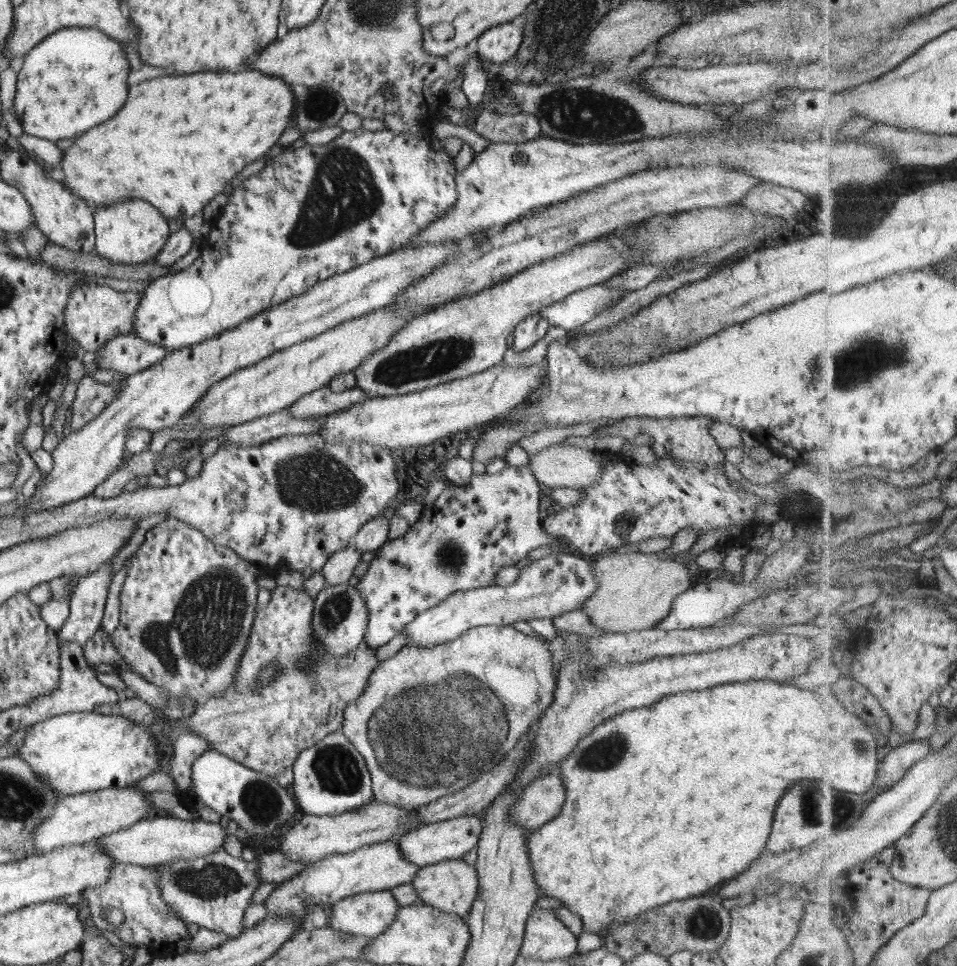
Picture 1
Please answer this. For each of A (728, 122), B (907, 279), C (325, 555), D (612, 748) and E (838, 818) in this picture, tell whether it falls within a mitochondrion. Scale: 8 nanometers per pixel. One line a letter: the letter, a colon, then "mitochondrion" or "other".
A: other
B: other
C: other
D: mitochondrion
E: mitochondrion

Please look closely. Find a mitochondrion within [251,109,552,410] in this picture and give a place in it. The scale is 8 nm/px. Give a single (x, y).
(343, 192)

